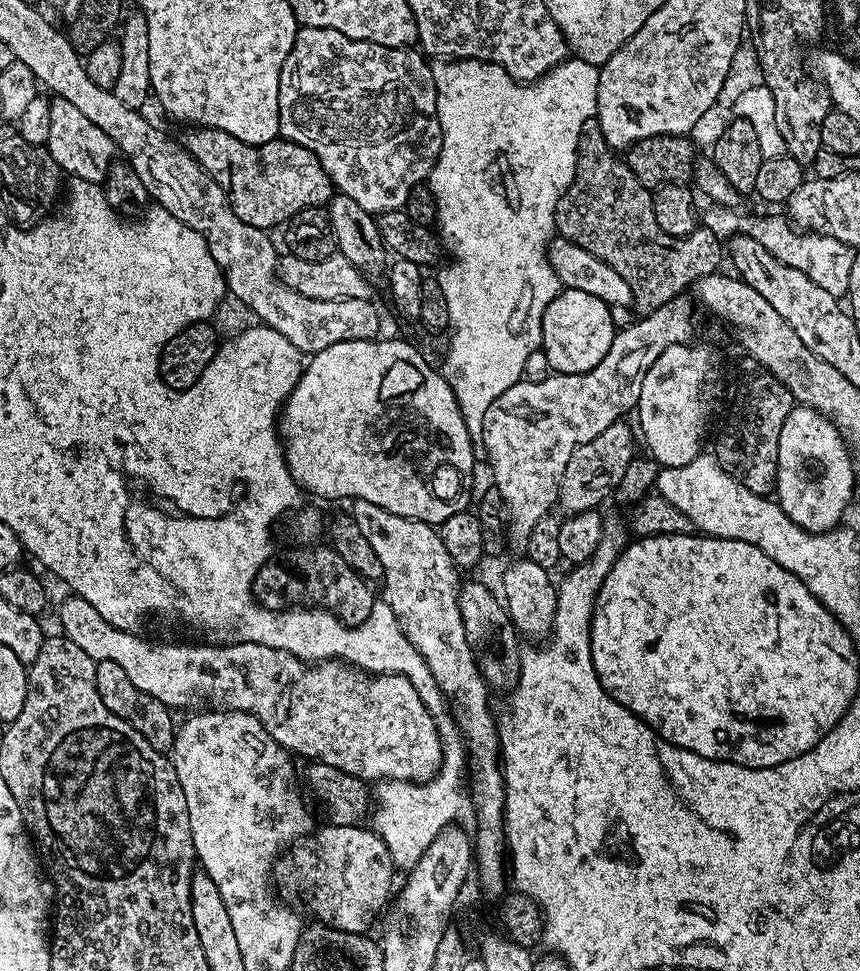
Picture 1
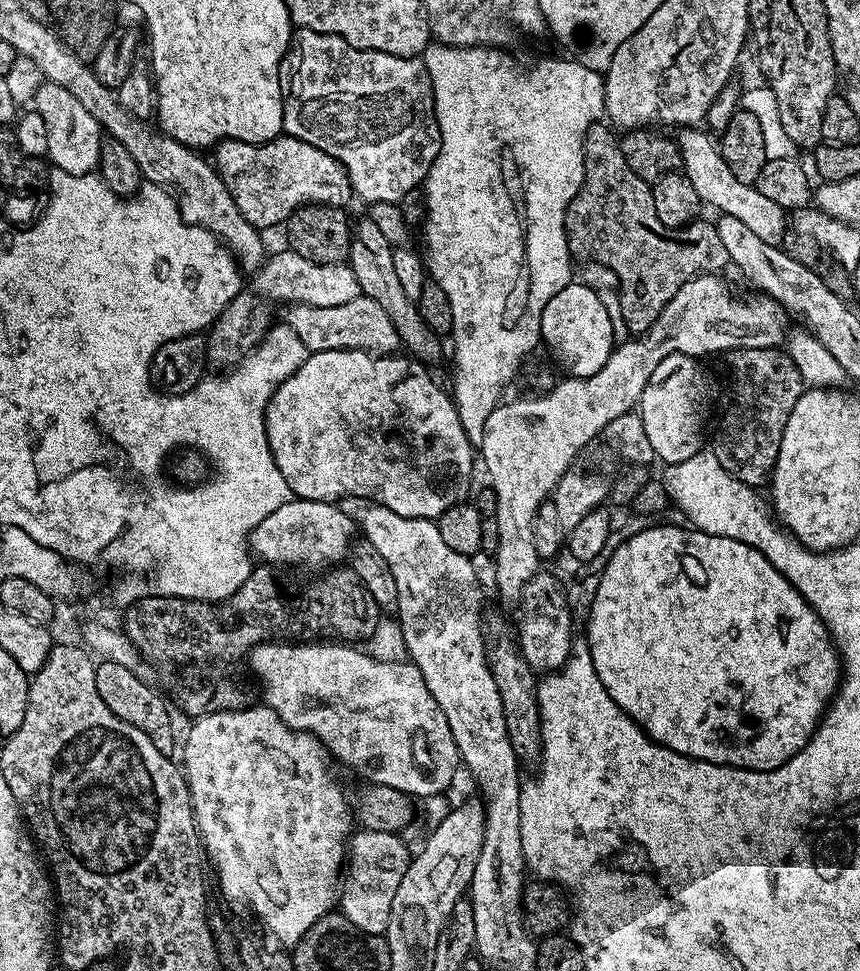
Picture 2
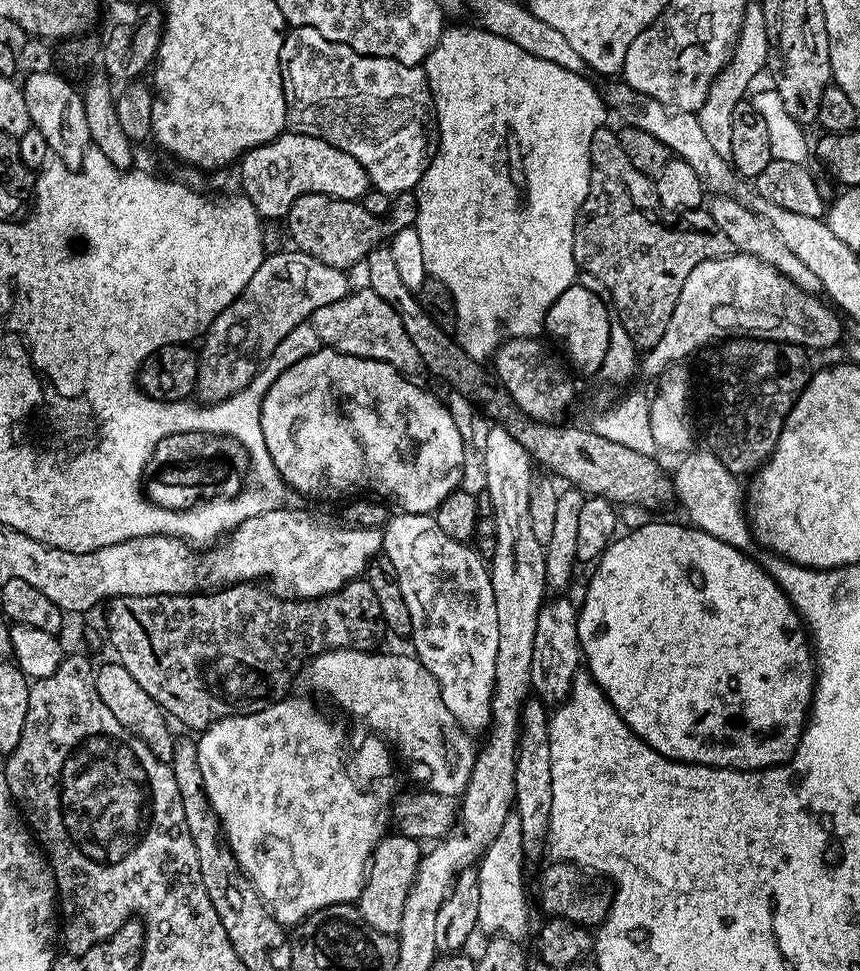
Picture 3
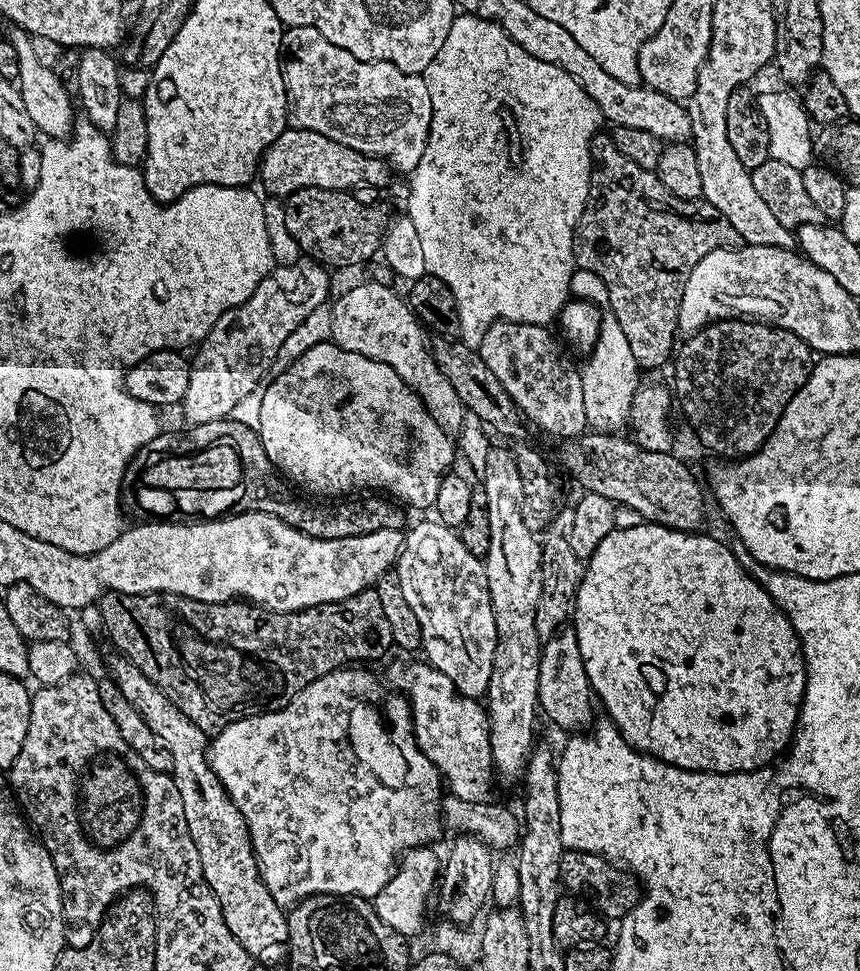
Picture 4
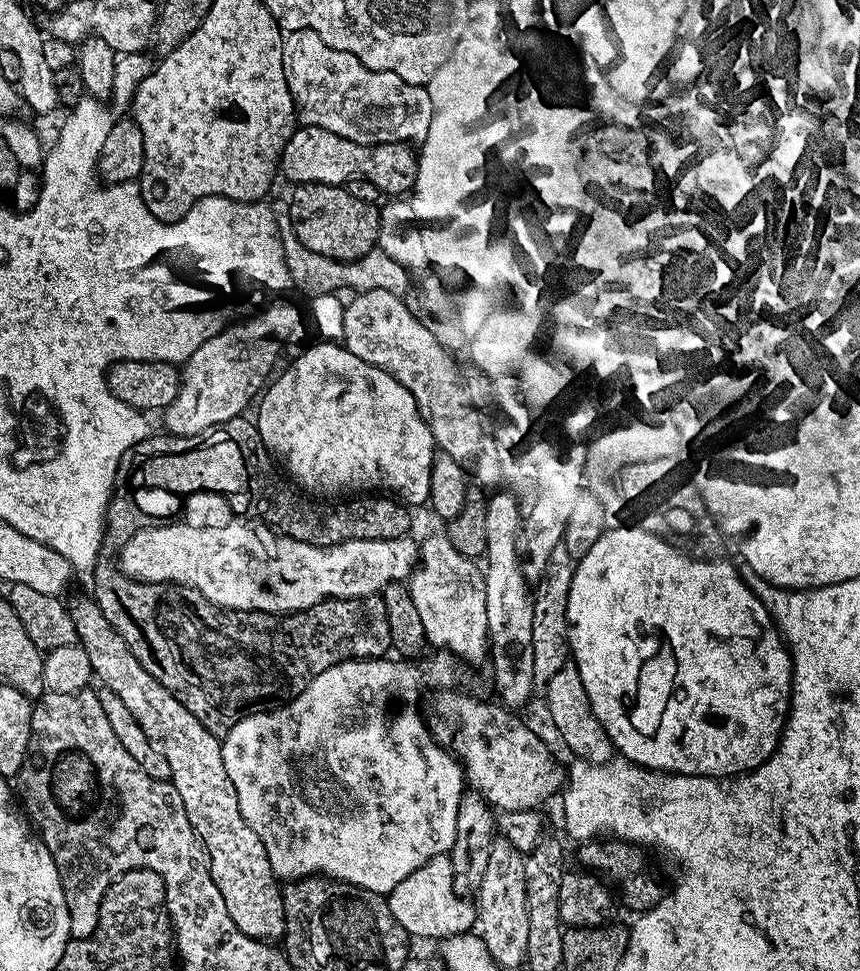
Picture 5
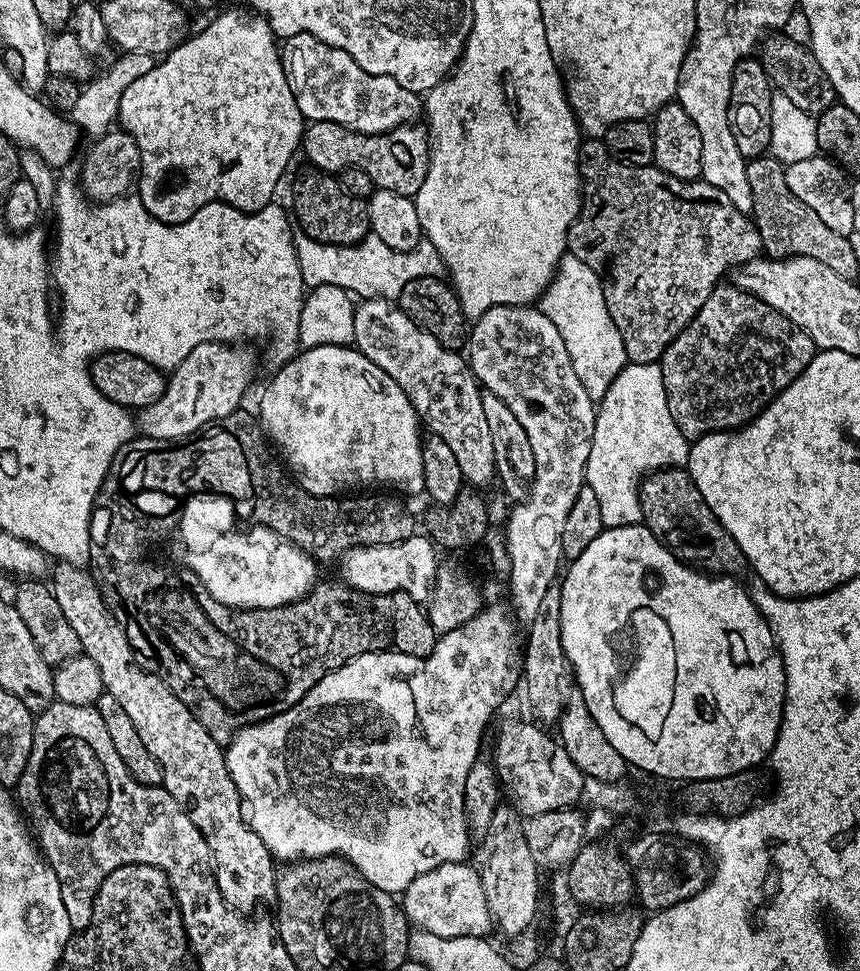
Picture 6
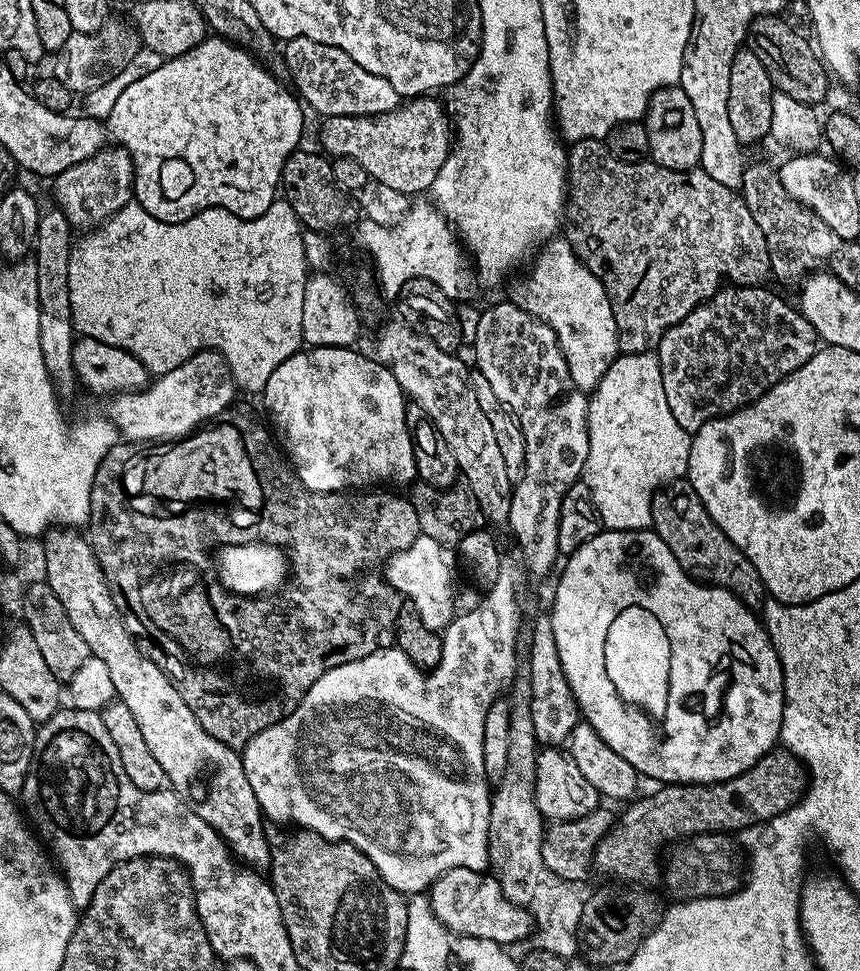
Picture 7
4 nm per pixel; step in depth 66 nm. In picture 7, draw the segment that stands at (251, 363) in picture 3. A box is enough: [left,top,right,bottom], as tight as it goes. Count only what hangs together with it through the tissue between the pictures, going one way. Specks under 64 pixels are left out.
[106,350,238,442]

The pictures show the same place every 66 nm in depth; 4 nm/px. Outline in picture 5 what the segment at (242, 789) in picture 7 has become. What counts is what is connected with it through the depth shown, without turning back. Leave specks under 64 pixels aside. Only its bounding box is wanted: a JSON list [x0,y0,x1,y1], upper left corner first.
[70,595,284,942]

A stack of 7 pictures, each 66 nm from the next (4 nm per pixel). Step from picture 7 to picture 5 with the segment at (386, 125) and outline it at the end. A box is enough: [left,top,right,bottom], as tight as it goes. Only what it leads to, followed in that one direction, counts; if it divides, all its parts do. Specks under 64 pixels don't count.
[279,124,417,198]

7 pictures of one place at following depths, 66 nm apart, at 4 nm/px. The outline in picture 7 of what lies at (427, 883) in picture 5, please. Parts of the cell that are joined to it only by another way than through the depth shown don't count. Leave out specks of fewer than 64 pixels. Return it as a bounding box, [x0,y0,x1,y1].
[428,867,533,946]

